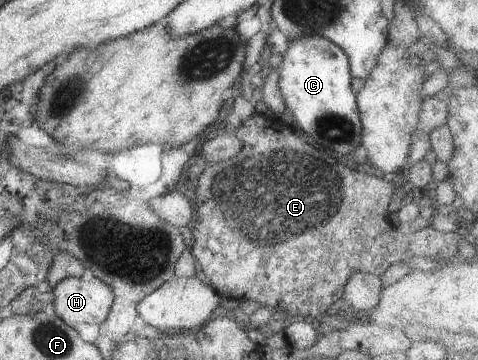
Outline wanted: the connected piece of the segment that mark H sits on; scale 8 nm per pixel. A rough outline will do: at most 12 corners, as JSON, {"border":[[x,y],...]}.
{"border":[[68,276],[51,292],[55,314],[73,328],[101,324],[113,302],[96,278]]}

